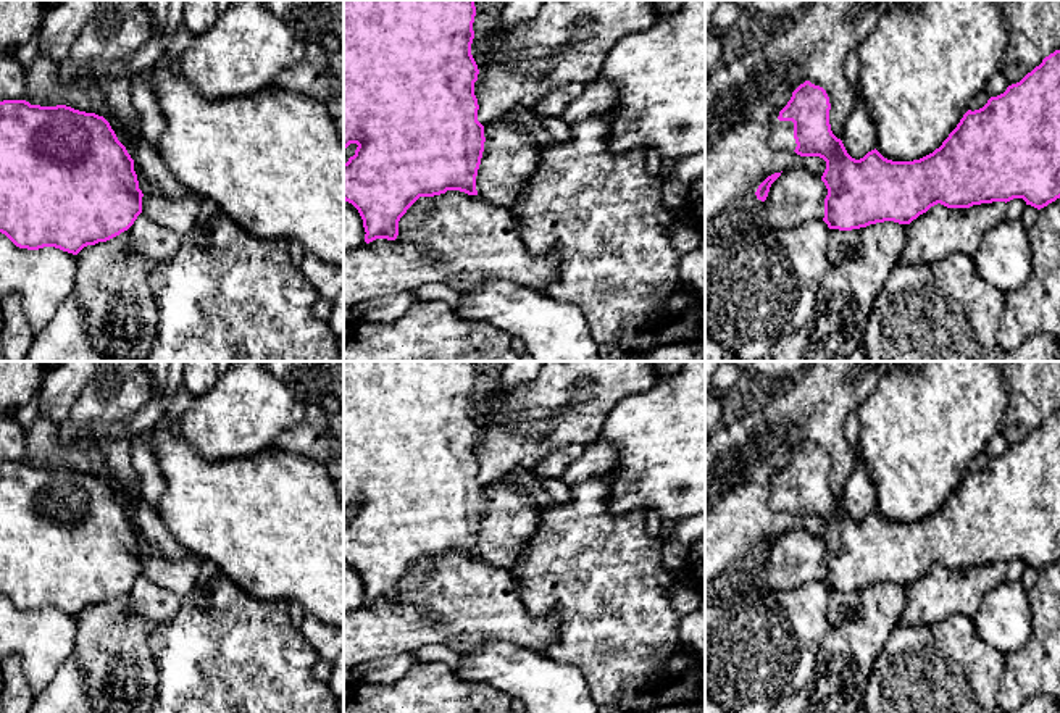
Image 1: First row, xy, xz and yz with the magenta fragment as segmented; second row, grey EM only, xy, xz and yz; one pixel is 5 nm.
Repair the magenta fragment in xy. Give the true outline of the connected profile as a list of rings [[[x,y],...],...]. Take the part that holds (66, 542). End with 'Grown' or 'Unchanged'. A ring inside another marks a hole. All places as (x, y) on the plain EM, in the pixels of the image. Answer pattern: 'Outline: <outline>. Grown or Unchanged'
Outline: [[[0,463],[0,594],[16,608],[55,608],[77,616],[87,607],[106,603],[127,592],[142,574],[142,558],[134,521],[103,477],[66,466]]]. Unchanged

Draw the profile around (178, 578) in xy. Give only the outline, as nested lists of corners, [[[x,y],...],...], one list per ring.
[[[192,553],[177,561],[147,555],[142,558],[142,576],[152,584],[184,598],[192,592],[202,563],[203,560]]]

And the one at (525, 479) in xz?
[[[516,466],[505,477],[518,490],[523,490],[529,495],[529,498],[536,503],[539,513],[542,513],[545,507],[552,503],[550,494],[544,487],[544,477],[536,471]]]

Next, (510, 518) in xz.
[[[507,477],[484,486],[484,498],[476,537],[478,557],[494,568],[511,573],[526,553],[540,513],[529,495],[511,486]]]

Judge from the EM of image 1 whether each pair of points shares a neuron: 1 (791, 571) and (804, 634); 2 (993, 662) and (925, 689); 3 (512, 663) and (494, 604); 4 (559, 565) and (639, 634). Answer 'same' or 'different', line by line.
1: different
2: same
3: different
4: same

